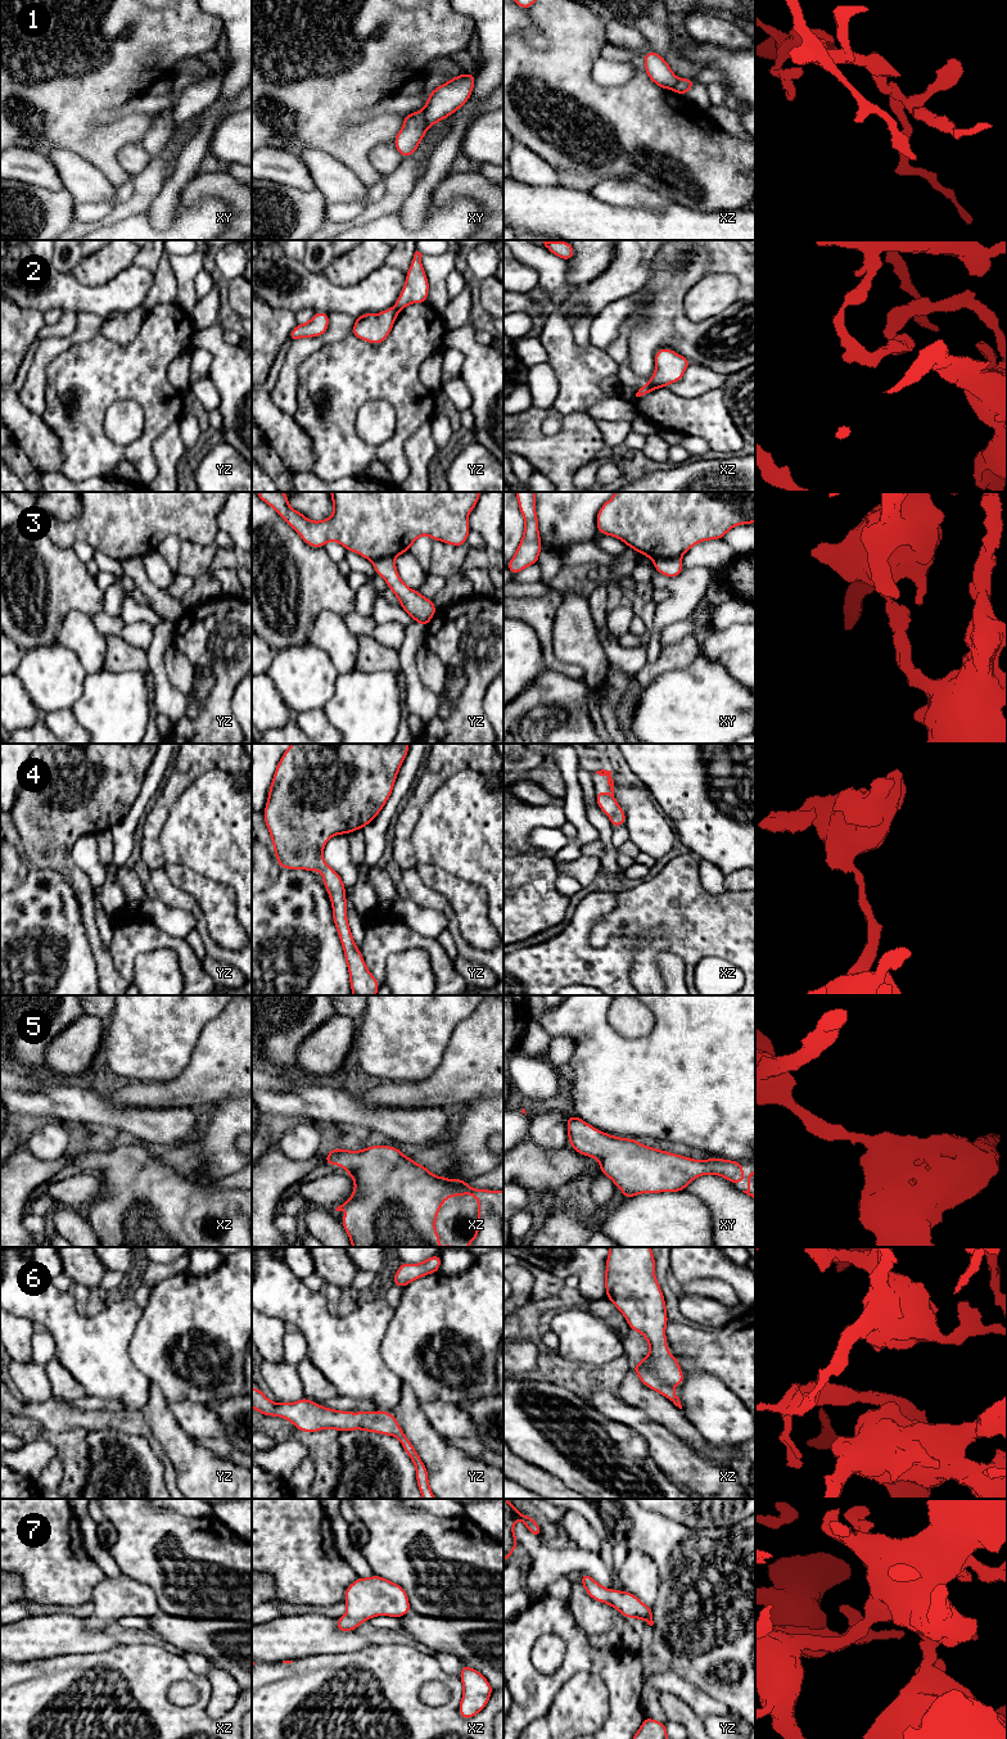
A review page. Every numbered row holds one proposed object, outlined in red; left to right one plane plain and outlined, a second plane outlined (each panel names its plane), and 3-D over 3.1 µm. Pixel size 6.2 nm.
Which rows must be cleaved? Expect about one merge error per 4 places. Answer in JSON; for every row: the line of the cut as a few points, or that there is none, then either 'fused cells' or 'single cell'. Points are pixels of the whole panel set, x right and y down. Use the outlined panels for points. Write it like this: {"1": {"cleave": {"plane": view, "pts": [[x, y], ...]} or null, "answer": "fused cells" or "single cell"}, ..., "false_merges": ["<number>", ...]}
{"1": {"cleave": {"plane": "xy", "pts": [[421, 111], [424, 122], [428, 126]]}, "answer": "fused cells"}, "2": {"cleave": {"plane": "xz", "pts": [[649, 382], [655, 388]]}, "answer": "fused cells"}, "3": {"cleave": {"plane": "xy", "pts": [[680, 556], [654, 561]]}, "answer": "fused cells"}, "4": {"cleave": null, "answer": "single cell"}, "5": {"cleave": null, "answer": "single cell"}, "6": {"cleave": null, "answer": "single cell"}, "7": {"cleave": null, "answer": "single cell"}, "false_merges": ["1", "2", "3"]}

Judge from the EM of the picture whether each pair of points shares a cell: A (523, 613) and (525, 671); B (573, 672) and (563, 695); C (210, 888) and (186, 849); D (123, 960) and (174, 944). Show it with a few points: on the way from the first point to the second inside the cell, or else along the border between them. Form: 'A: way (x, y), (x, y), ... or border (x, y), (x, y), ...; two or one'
A: border (516, 619), (527, 623), (533, 629), (541, 646); two
B: border (546, 667), (583, 681); two
C: border (171, 865), (185, 865), (211, 879), (229, 884); two
D: way (136, 947), (140, 943), (161, 943); one

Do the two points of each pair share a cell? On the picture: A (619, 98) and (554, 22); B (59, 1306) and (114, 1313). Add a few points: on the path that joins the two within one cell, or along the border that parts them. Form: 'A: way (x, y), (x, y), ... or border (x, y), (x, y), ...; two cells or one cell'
A: way (596, 94), (570, 68), (570, 45); one cell
B: way (73, 1320), (76, 1323), (100, 1323); one cell

